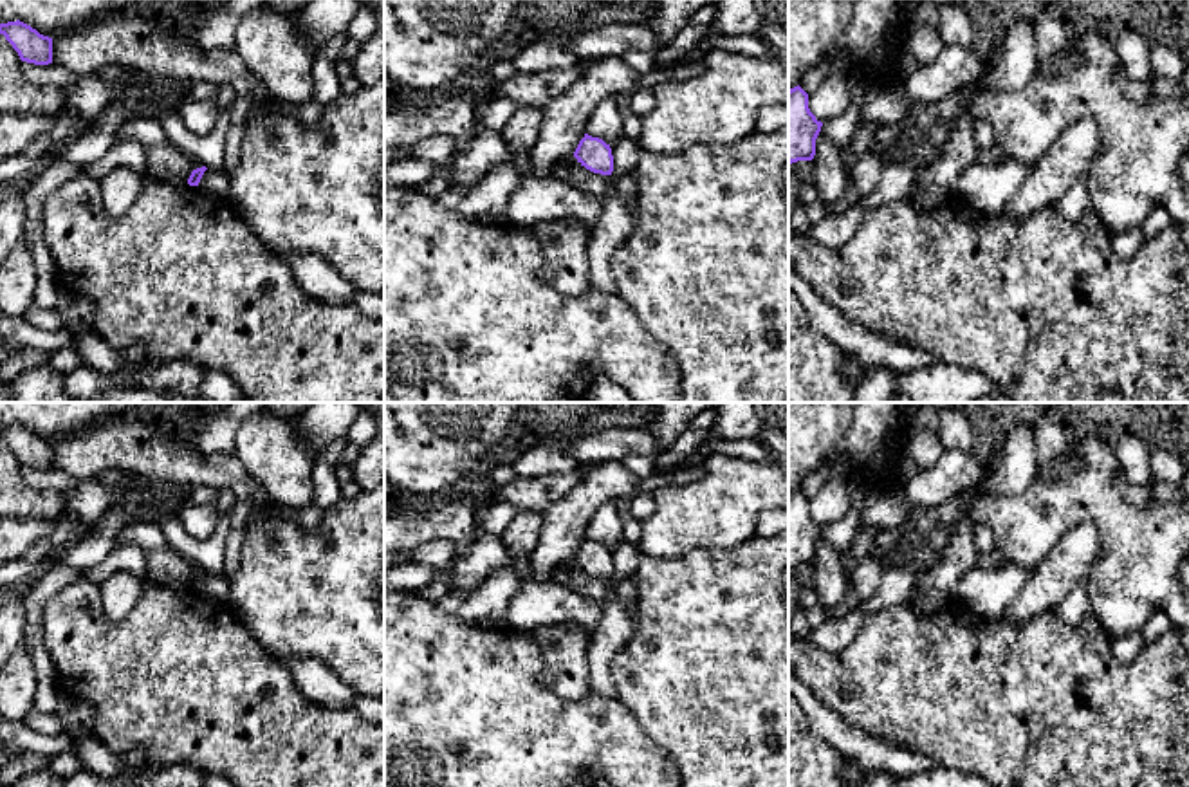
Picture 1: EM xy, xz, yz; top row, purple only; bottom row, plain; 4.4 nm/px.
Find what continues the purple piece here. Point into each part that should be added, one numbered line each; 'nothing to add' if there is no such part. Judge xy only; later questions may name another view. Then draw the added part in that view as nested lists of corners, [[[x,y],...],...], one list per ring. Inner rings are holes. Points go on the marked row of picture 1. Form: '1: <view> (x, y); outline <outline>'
nothing to add

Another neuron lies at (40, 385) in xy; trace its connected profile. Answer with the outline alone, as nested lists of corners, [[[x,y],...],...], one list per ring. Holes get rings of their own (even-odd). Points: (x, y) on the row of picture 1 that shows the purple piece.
[[[49,365],[36,366],[9,379],[11,395],[2,403],[78,403],[65,390],[63,379],[65,374]]]

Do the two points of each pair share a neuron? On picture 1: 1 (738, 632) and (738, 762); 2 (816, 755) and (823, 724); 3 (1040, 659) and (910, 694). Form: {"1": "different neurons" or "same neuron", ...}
{"1": "same neuron", "2": "different neurons", "3": "same neuron"}

